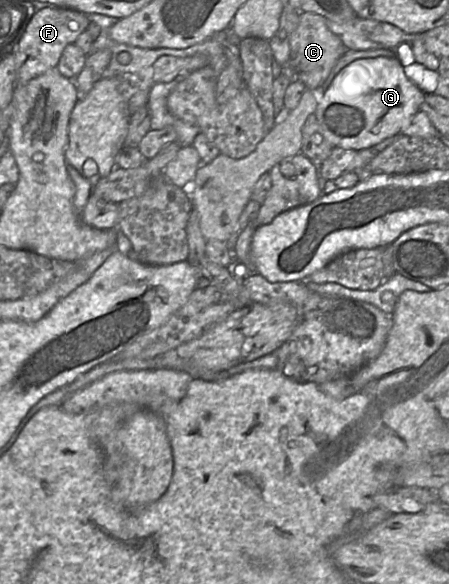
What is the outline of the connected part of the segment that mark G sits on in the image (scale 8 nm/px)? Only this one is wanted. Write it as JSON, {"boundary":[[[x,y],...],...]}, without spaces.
{"boundary":[[[395,57],[361,59],[346,66],[319,98],[315,115],[320,133],[335,147],[361,150],[372,147],[401,131],[427,94],[404,73]]]}

